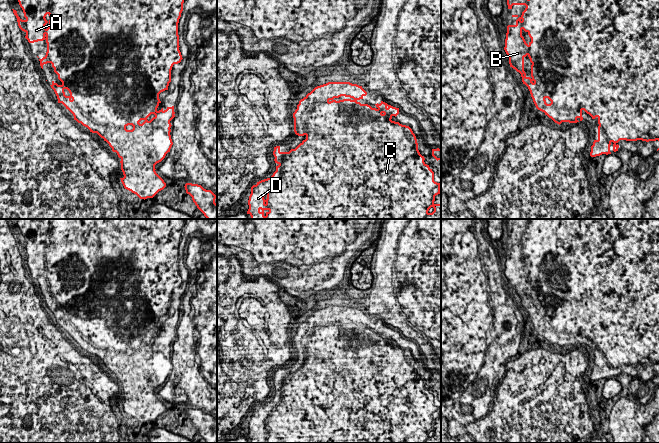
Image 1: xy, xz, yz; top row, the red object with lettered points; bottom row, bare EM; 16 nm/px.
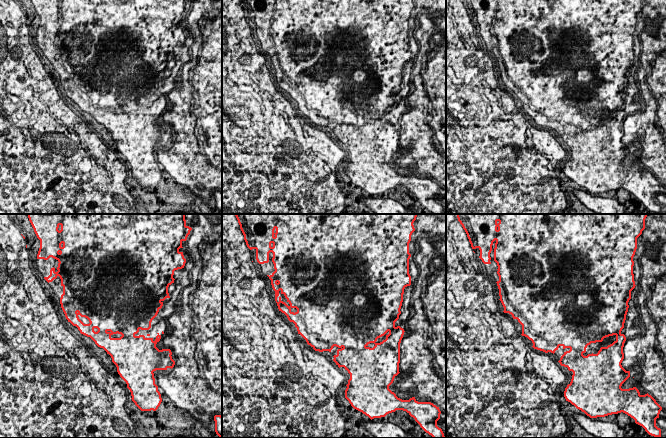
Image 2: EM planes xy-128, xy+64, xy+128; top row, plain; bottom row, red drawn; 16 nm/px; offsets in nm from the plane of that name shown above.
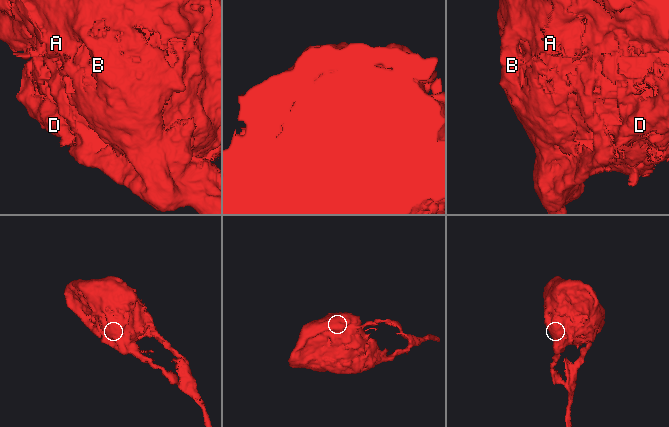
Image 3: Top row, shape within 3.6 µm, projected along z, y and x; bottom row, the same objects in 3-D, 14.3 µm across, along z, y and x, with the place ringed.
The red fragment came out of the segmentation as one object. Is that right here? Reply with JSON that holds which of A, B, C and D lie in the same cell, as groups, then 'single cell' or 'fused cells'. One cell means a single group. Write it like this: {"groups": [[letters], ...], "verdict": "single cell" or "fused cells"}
{"groups": [["A", "B", "C", "D"]], "verdict": "single cell"}

